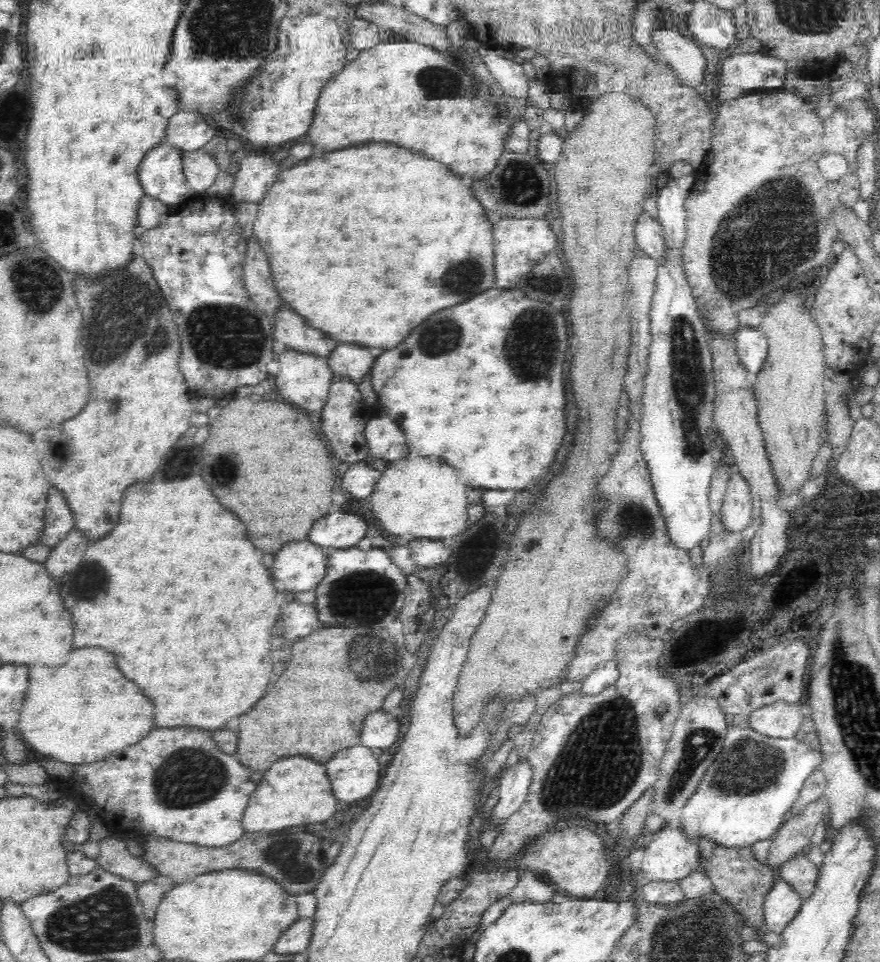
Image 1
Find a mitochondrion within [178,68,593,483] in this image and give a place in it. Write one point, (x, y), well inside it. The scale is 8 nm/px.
(223, 336)

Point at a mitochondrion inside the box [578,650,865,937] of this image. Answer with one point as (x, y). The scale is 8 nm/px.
(751, 766)

